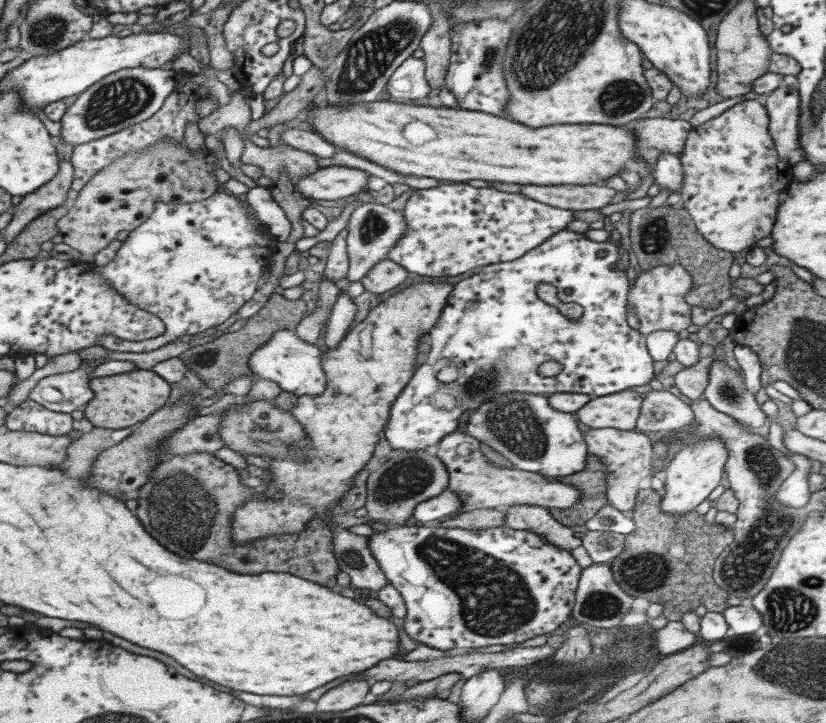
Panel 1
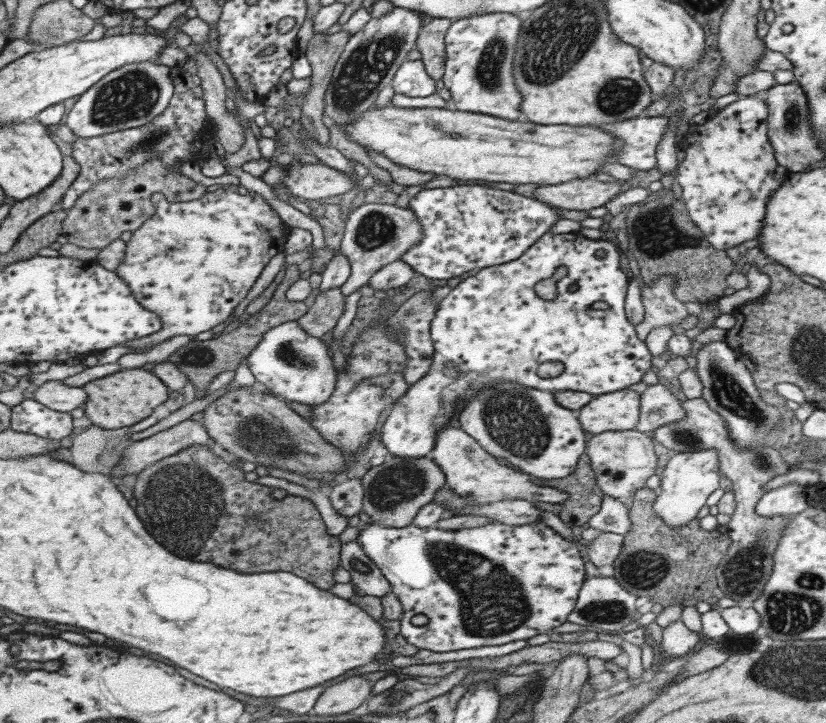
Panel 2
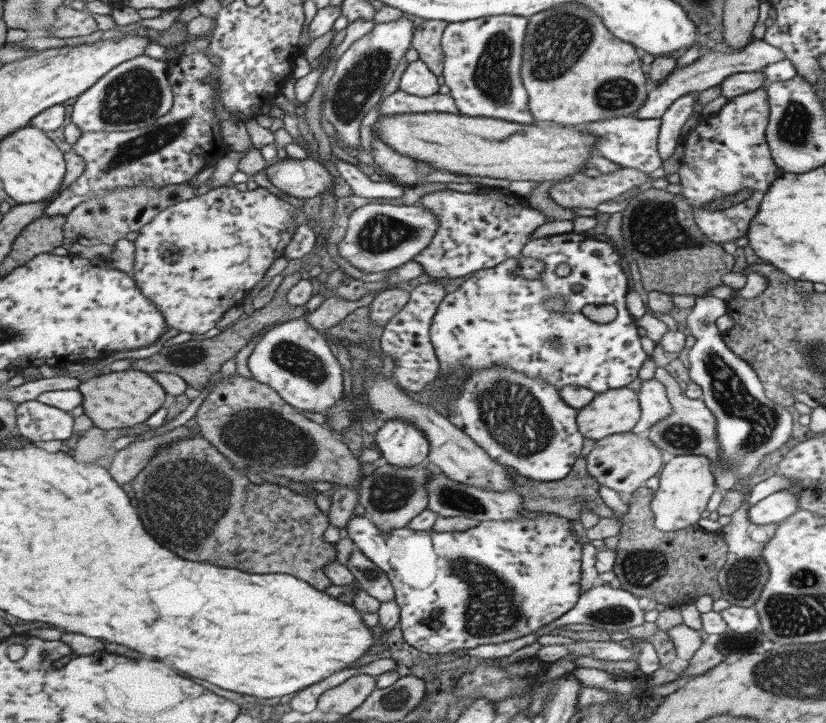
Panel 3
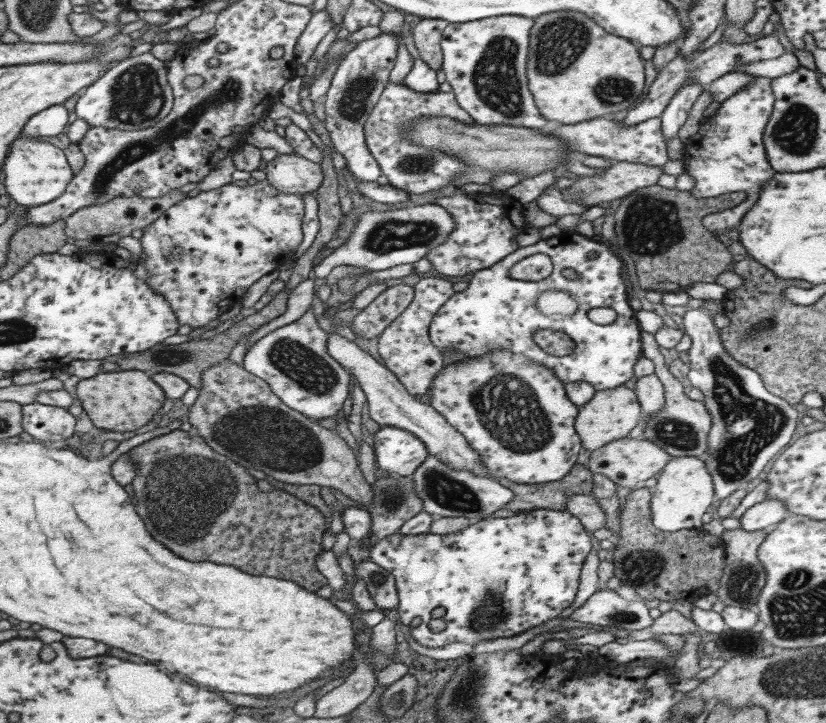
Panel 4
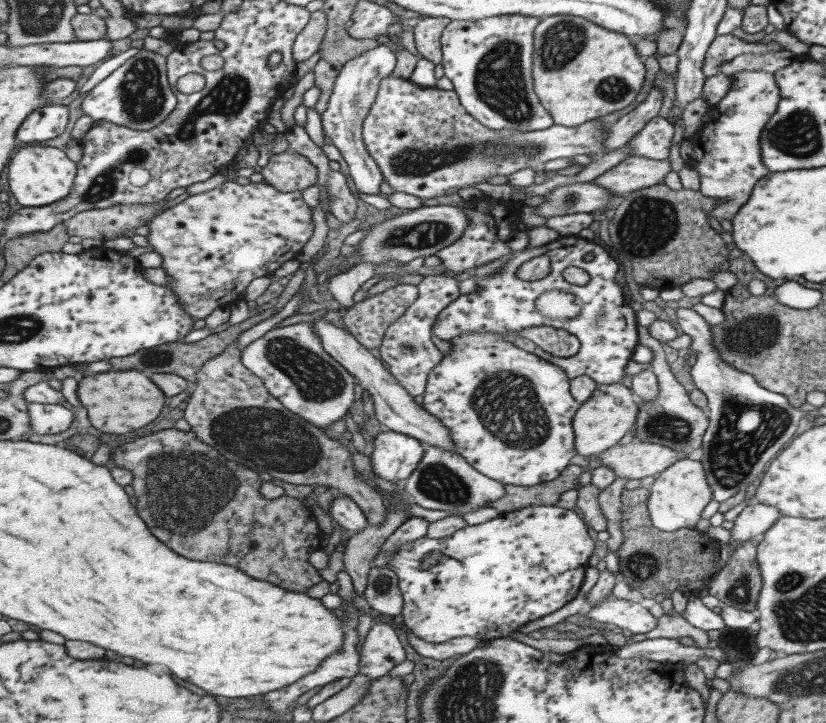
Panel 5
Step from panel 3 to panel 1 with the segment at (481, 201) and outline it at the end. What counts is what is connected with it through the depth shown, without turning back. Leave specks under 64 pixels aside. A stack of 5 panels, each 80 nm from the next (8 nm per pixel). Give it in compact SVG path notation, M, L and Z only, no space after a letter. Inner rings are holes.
M442 182L433 188L415 189L407 198L402 212L407 230L387 252L387 260L399 264L407 272L432 277L455 276L471 268L477 271L487 264L519 259L525 252L539 247L551 235L563 231L574 220L572 211L540 204L520 193L507 194L493 188L473 188L467 183L450 182Z

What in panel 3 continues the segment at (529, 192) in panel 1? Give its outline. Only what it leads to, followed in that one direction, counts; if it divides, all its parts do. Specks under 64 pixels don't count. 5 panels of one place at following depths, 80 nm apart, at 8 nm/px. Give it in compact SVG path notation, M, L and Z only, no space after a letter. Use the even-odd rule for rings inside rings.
M619 166L617 171L589 177L581 173L567 182L559 181L547 193L549 199L564 209L595 209L598 204L617 200L621 194L645 183L647 175L636 168Z

